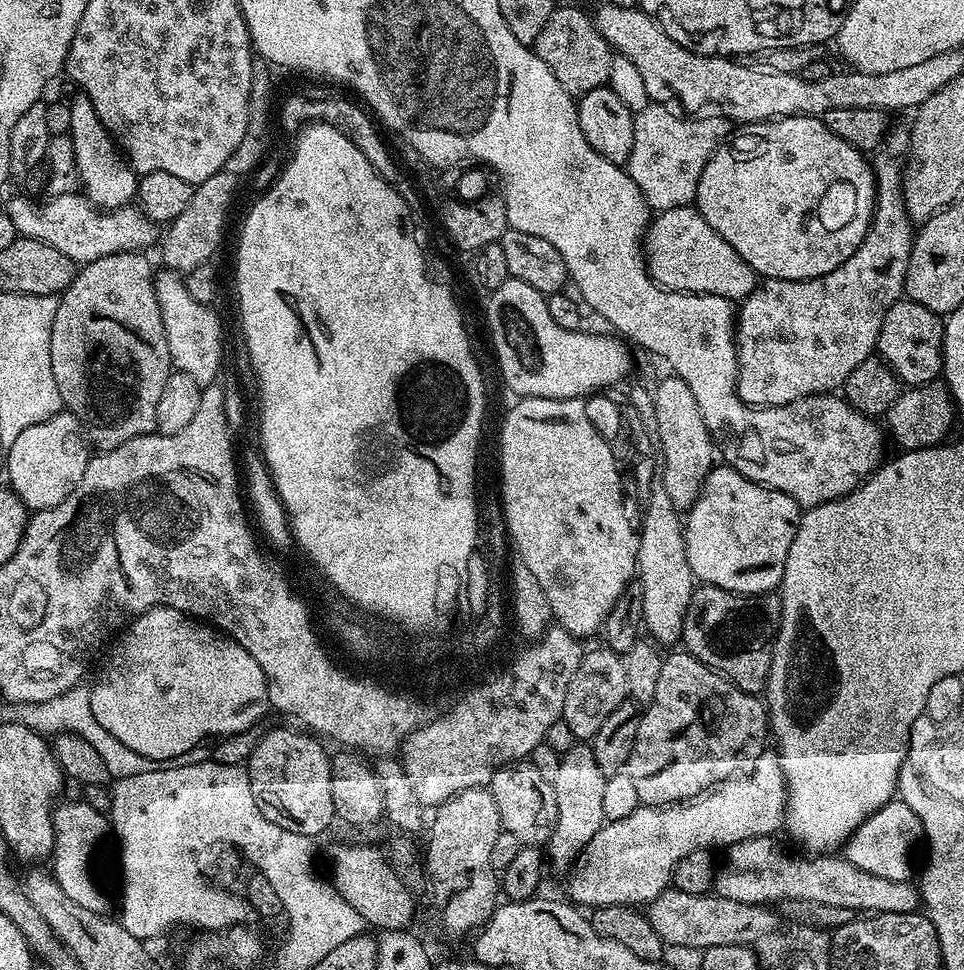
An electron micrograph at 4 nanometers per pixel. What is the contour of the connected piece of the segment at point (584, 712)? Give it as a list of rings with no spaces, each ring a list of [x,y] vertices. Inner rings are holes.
[[[603,646],[589,647],[584,653],[582,662],[578,662],[578,670],[574,670],[566,686],[566,702],[562,718],[566,726],[570,726],[577,741],[591,742],[598,734],[598,729],[602,727],[602,722],[606,722],[606,718],[610,718],[610,714],[614,714],[614,710],[618,710],[618,706],[625,703],[627,696],[626,670],[621,653],[612,652]]]

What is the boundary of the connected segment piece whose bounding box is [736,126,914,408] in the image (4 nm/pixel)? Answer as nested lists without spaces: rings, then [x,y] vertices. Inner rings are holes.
[[[889,127],[888,134],[874,153],[871,161],[872,171],[876,174],[876,208],[872,211],[872,224],[868,227],[866,238],[838,266],[838,270],[830,270],[830,274],[822,274],[818,278],[809,280],[769,280],[757,283],[756,289],[751,292],[739,305],[736,312],[736,393],[742,398],[742,402],[753,404],[756,408],[773,408],[794,402],[803,396],[819,396],[831,393],[839,389],[846,382],[846,378],[852,373],[863,360],[869,359],[876,352],[878,334],[882,330],[882,322],[886,318],[886,310],[894,306],[894,302],[904,296],[904,279],[906,278],[906,266],[910,262],[910,250],[914,239],[914,225],[908,217],[908,211],[904,205],[904,165],[908,159],[908,146],[910,132],[907,127]]]

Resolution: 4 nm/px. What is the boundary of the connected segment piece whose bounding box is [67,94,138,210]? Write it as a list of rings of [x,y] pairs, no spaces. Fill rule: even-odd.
[[[73,95],[69,103],[69,110],[70,126],[67,135],[72,141],[74,162],[83,195],[87,196],[89,202],[101,210],[125,207],[136,195],[138,174],[132,169],[132,165],[120,151],[116,141],[106,130],[106,126],[98,118],[98,114],[94,110],[94,102],[90,102],[88,96]]]

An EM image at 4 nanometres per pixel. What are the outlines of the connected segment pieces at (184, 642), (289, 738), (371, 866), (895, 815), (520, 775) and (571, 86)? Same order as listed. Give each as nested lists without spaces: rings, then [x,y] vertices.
[[[163,606],[146,610],[115,637],[107,652],[108,661],[96,684],[91,685],[90,710],[94,710],[98,726],[114,734],[122,746],[130,746],[134,754],[171,762],[178,754],[201,747],[211,736],[235,738],[253,731],[255,724],[270,712],[262,666],[228,635],[184,612]]]
[[[276,728],[265,736],[261,735],[252,747],[246,769],[258,810],[262,810],[270,822],[282,826],[287,832],[316,838],[319,832],[334,824],[336,815],[330,798],[332,762],[315,735],[292,728]]]
[[[366,844],[362,848],[340,848],[332,856],[331,883],[358,910],[369,929],[380,928],[381,933],[402,932],[409,927],[416,912],[414,893],[402,886],[398,874],[390,870],[385,853]]]
[[[893,798],[886,806],[880,807],[847,837],[844,858],[860,870],[875,874],[890,881],[910,882],[916,869],[912,866],[912,850],[923,837],[921,819],[910,806],[899,798]]]
[[[530,762],[505,764],[493,774],[490,791],[497,803],[503,831],[514,834],[521,846],[547,845],[558,822],[558,798],[554,798],[551,780],[542,778]]]
[[[553,7],[546,26],[542,26],[542,34],[538,34],[534,51],[546,66],[550,66],[550,74],[562,82],[564,89],[574,98],[585,96],[590,90],[607,85],[610,74],[610,62],[614,55],[612,47],[602,38],[602,34],[594,23],[580,8]]]

